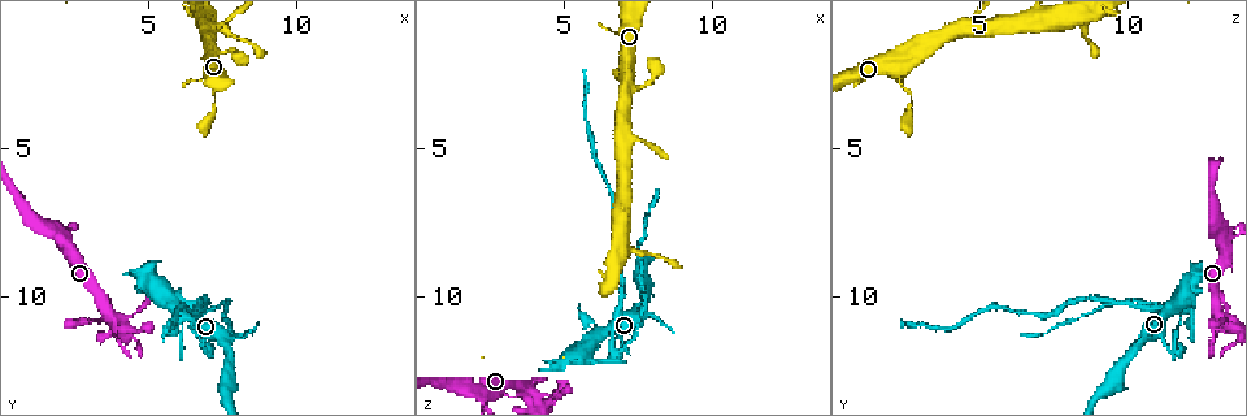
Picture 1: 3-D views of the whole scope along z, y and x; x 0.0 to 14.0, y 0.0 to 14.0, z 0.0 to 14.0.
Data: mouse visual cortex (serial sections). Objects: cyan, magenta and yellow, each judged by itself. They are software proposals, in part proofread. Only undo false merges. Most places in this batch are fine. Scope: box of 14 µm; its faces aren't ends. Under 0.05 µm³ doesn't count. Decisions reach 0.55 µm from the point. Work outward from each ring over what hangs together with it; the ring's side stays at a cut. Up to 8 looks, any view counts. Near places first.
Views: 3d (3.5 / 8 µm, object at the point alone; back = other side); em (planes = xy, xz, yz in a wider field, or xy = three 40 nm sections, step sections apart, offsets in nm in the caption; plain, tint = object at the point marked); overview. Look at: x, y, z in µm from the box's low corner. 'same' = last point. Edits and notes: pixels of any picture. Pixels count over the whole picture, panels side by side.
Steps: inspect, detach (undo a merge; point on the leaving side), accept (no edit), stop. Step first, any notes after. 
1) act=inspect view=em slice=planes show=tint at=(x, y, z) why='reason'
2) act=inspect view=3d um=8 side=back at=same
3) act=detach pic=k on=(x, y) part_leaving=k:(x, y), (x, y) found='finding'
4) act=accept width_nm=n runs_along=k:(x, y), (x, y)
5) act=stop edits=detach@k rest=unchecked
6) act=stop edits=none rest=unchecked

act=inspect view=3d um=3.5 at=(6.5, 10.6, 12.1) why='thin neck'

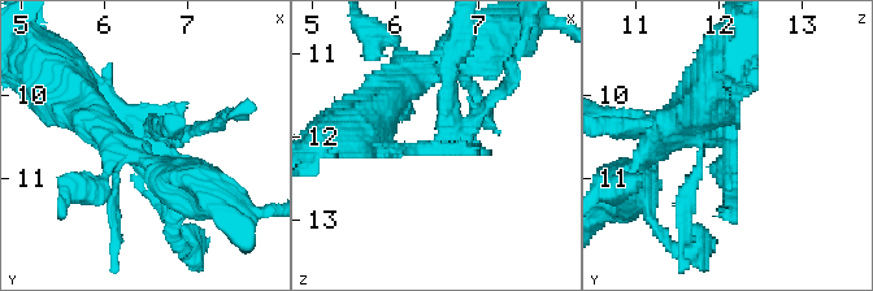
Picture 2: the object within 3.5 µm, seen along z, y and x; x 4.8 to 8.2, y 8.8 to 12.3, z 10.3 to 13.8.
act=inspect view=em slice=xy step=1 show=tint at=(6.50, 10.60, 12.15) why='need the tissue'

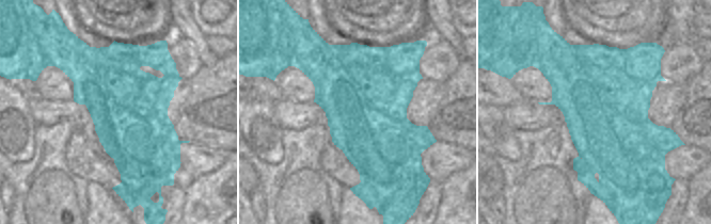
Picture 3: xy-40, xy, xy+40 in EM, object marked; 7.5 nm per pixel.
act=inspect view=em slice=xy step=5 show=tint at=same

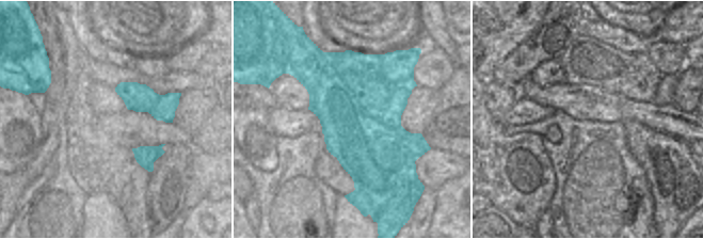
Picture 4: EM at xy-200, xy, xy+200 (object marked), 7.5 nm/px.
act=accept runs_along=2:(86, 108), (113, 112), (181, 208) found='one cell here'

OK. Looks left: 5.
act=inspect view=3d um=8 at=(3.7, 10.6, 13.1) why='four arms meet'

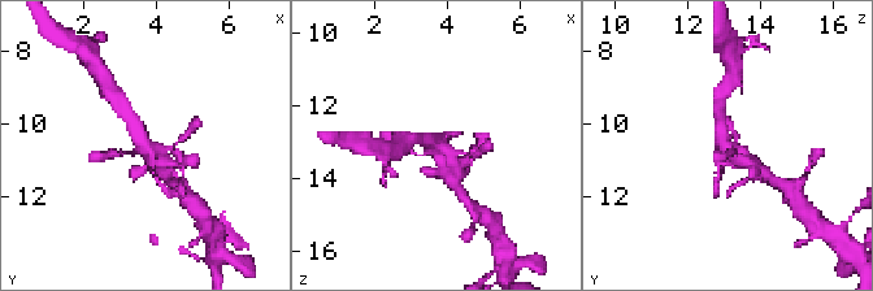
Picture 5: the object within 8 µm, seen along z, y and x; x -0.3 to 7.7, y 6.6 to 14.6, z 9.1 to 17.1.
act=inspect view=em slice=xy step=1 show=tint at=(3.7, 10.6, 13.0)

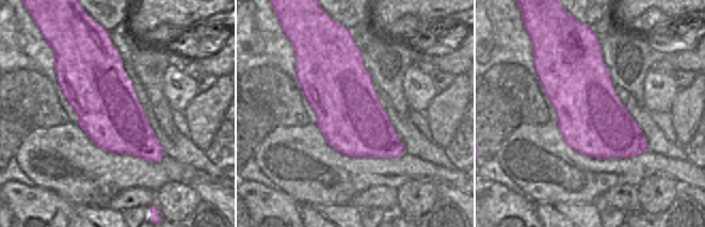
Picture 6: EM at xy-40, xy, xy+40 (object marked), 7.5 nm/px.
act=accept runs_along=5:(125, 109), (134, 133), (163, 161) found='one cell here'

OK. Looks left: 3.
act=inspect view=3d um=3.5 at=(2.1, 8.1, 13.2) why='four arms meet'

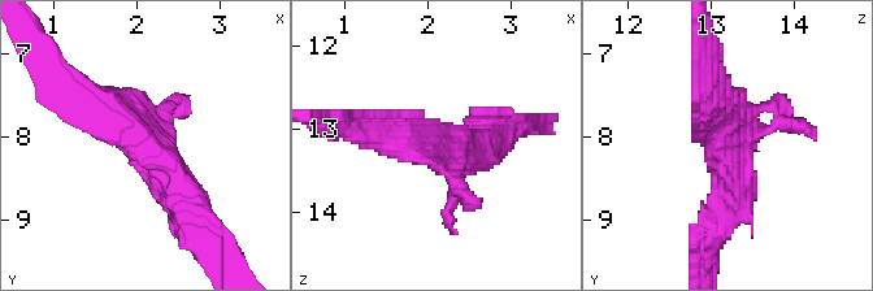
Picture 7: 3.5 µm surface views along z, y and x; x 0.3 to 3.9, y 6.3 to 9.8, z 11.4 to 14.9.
act=inspect view=em slice=xy step=1 show=tint at=(2.10, 8.10, 13.20) arms=4 arm_widths_nm=150,150,400,500

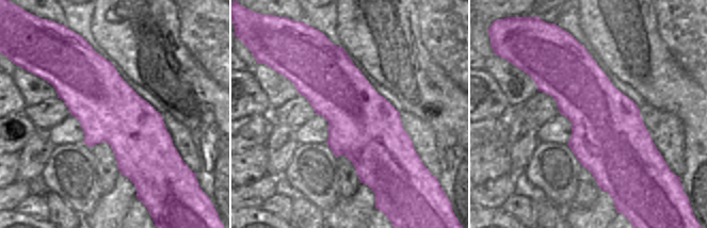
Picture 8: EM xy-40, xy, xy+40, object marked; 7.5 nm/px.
act=accept runs_along=7:(196, 216), (168, 168), (81, 96) found='one cell here'

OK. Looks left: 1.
act=stop edits=none rest=unchecked

